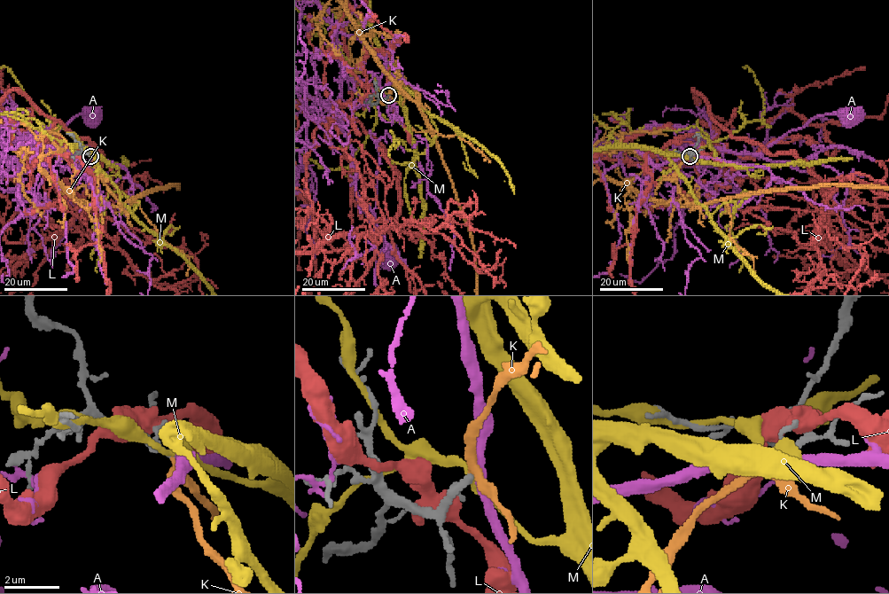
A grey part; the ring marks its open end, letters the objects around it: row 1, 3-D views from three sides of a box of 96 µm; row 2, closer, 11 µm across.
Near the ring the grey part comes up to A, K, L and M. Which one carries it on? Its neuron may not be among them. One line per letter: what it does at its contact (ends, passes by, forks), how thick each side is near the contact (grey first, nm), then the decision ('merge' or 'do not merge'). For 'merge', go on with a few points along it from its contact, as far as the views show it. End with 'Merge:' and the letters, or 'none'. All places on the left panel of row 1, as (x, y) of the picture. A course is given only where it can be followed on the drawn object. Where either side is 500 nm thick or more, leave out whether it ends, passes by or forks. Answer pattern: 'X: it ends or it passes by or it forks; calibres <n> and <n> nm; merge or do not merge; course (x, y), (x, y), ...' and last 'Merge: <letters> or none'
A: it passes by; calibres 180 and 360 nm; do not merge
K: it passes by; calibres 180 and 280 nm; merge
L: it passes by; calibres 140 and 460 nm; do not merge
M: it passes by; calibres 200 and 320 nm; do not merge
Merge: K

